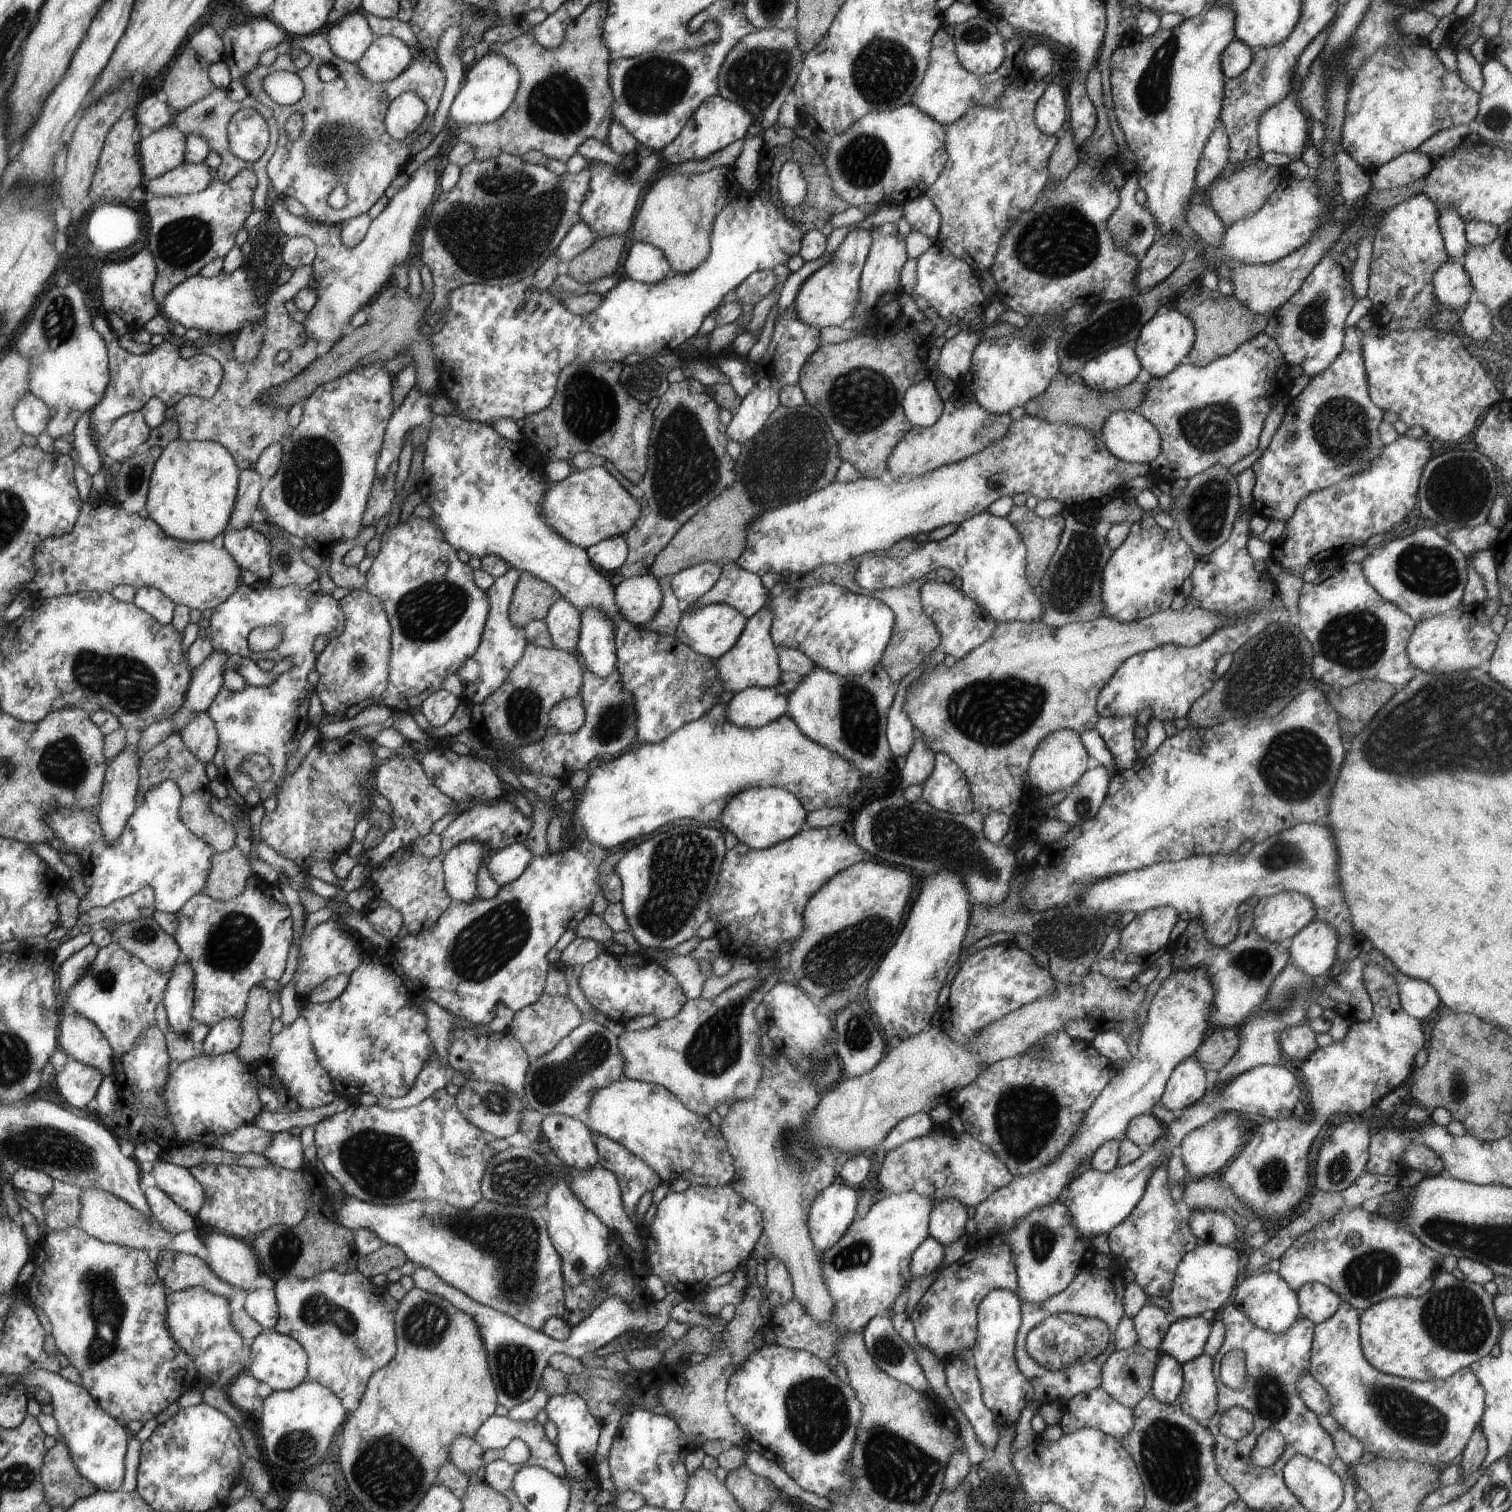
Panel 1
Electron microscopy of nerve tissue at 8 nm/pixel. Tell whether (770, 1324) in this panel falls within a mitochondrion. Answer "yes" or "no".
no

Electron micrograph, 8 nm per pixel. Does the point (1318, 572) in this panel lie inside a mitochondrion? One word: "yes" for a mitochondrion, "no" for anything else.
no

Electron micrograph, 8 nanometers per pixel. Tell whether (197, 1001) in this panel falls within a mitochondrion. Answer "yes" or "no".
no

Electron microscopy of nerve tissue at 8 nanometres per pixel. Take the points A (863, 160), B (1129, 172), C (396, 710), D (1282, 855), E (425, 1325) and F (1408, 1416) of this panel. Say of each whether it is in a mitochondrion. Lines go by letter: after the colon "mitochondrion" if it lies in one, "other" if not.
A: mitochondrion
B: other
C: other
D: mitochondrion
E: mitochondrion
F: mitochondrion

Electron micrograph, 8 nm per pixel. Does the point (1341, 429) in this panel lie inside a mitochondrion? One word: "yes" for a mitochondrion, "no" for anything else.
yes

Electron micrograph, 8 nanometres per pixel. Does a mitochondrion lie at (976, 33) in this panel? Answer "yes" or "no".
yes

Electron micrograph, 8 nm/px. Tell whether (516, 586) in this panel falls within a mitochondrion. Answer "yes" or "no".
no

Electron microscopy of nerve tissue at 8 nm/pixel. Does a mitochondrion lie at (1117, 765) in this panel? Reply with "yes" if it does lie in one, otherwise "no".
no

